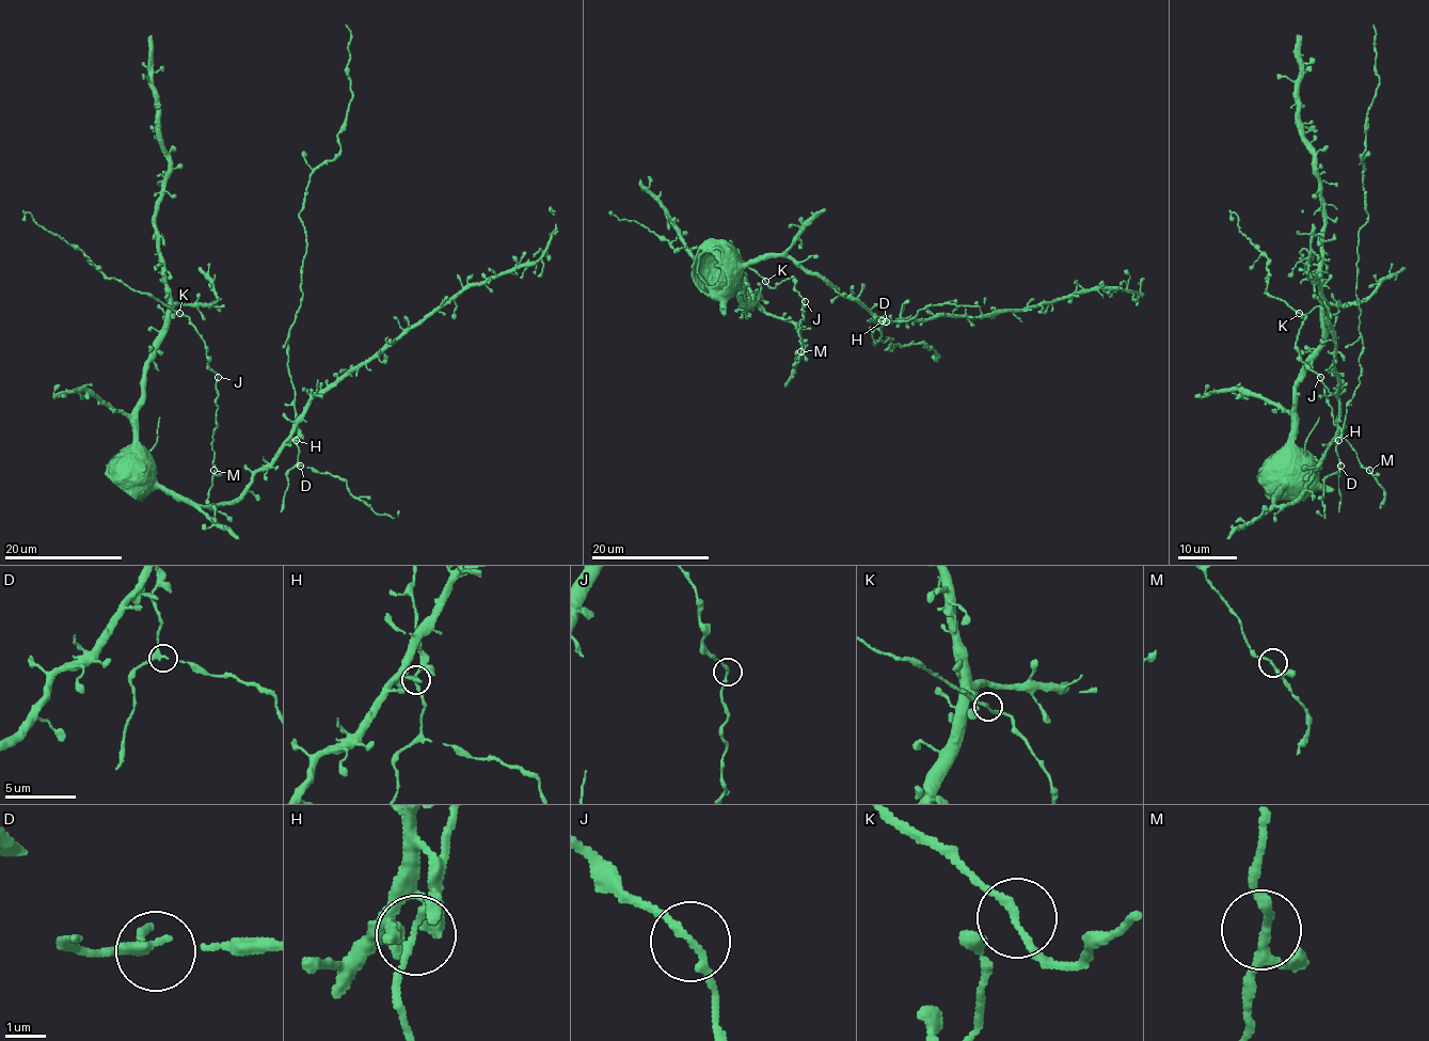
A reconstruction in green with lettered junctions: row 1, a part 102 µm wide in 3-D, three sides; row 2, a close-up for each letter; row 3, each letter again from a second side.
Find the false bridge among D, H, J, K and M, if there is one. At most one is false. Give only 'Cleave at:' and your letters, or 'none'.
Cleave at: none

